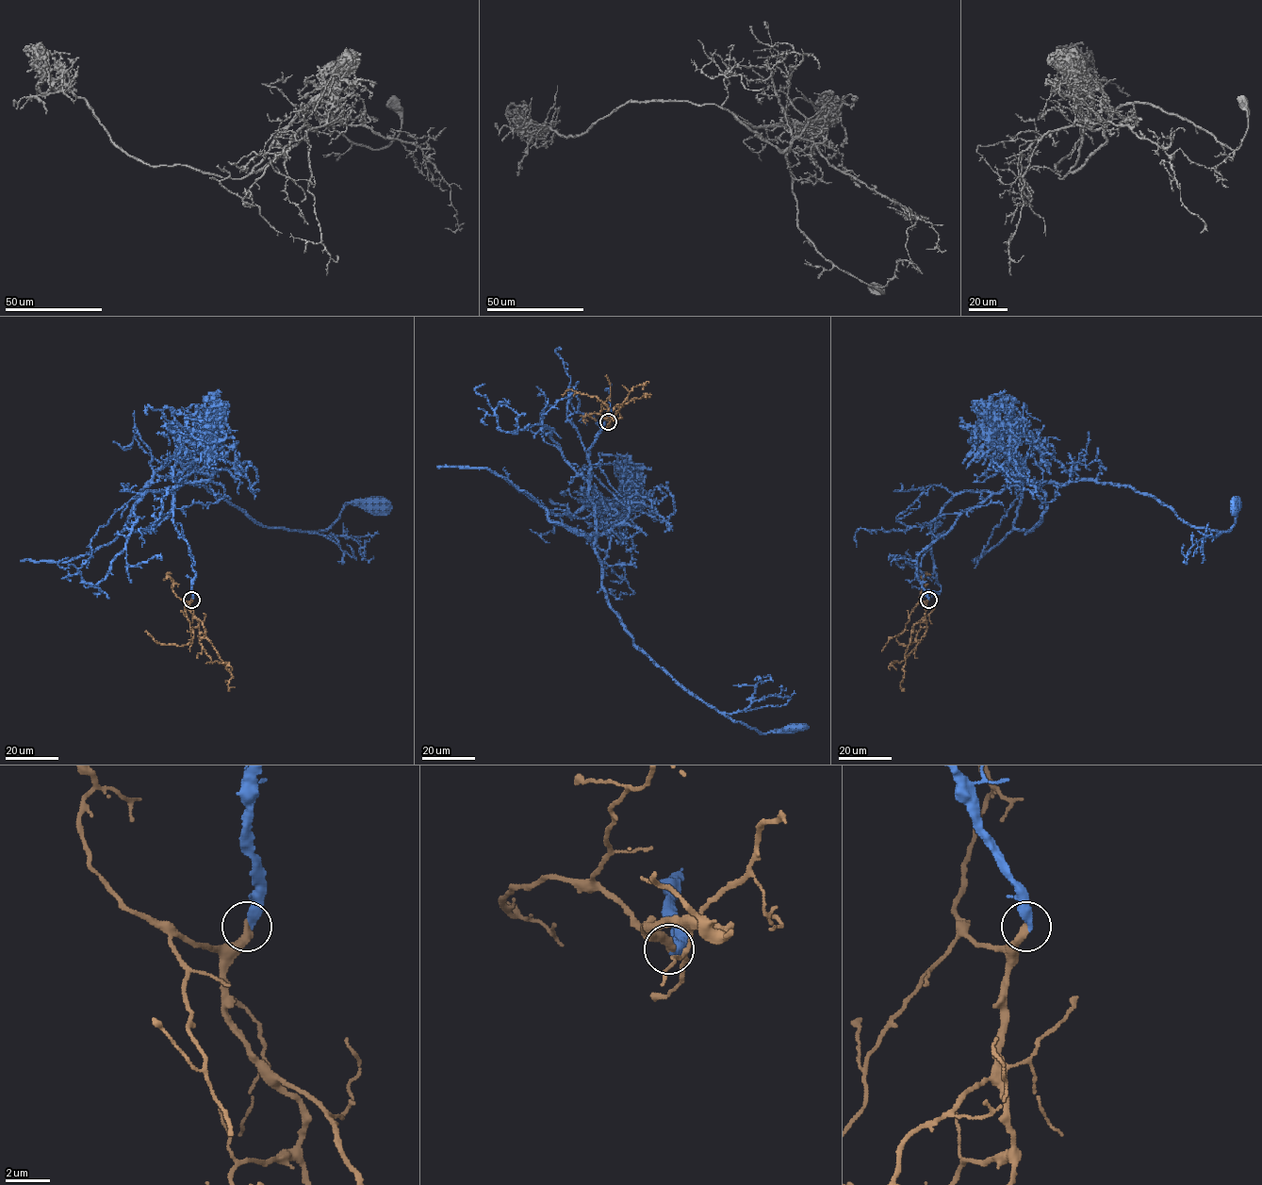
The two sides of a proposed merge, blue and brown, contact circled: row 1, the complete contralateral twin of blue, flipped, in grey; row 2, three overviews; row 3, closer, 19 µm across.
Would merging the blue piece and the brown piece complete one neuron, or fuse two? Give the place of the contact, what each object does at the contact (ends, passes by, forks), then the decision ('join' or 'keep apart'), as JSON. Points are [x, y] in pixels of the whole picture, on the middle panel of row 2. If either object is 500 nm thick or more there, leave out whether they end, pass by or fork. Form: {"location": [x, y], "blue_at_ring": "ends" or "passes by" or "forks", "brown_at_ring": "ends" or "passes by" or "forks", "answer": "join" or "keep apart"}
{"location": [608, 421], "blue_at_ring": "ends", "brown_at_ring": "ends", "answer": "join"}

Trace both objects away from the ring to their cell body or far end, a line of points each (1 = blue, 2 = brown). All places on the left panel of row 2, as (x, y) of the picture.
1: (192, 600), (192, 558), (172, 518), (177, 483), (290, 530), (326, 530), (347, 504), (378, 505)
2: (192, 600), (189, 611), (202, 622), (205, 635), (231, 673), (227, 690)

